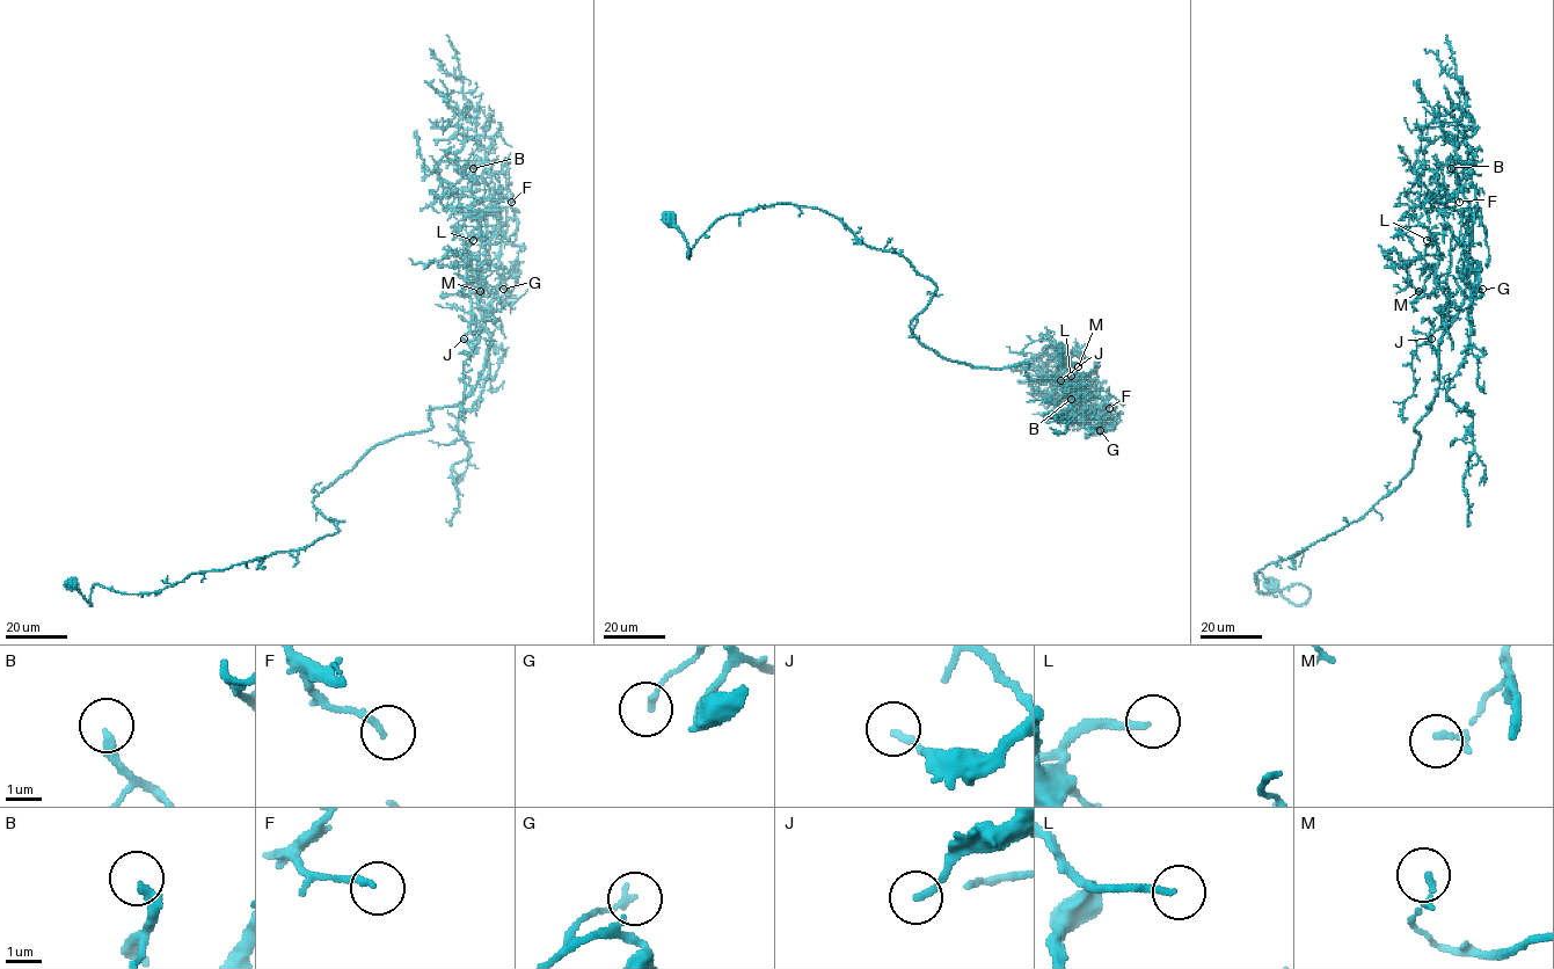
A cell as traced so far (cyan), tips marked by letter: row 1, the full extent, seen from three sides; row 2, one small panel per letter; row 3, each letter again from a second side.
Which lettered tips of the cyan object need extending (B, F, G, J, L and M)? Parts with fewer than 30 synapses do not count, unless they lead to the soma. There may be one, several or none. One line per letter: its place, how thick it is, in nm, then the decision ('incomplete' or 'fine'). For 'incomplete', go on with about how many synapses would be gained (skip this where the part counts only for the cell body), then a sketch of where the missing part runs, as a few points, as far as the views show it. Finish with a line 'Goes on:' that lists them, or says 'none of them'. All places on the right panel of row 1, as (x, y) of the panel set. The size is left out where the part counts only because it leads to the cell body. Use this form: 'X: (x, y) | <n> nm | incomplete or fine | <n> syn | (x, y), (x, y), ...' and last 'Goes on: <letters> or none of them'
B: (1451, 168) | 240 nm | incomplete | 45 syn | (1451, 168), (1449, 159), (1435, 146), (1435, 131)
F: (1459, 202) | 180 nm | fine
G: (1482, 289) | 160 nm | fine
J: (1431, 339) | 180 nm | fine
L: (1427, 240) | 190 nm | incomplete | 50 syn | (1427, 240), (1415, 239), (1412, 242)
M: (1418, 291) | 140 nm | fine
Goes on: B, L

